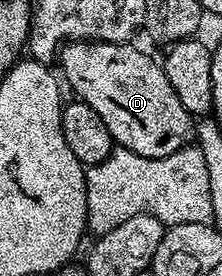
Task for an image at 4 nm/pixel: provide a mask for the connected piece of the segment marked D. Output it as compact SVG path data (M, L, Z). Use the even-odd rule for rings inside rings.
M69 41L59 51L58 65L66 88L68 85L78 100L97 111L116 146L141 156L161 157L192 140L196 122L191 113L181 107L162 64L142 53L135 43Z

